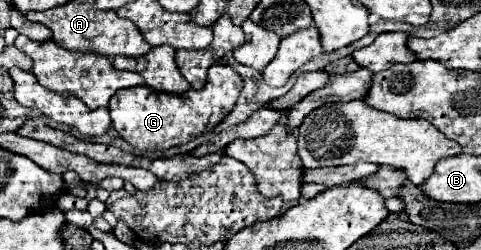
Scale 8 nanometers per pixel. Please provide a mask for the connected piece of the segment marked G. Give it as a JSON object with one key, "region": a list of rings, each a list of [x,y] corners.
{"region":[[[212,65],[208,69],[208,81],[202,89],[194,91],[190,89],[184,95],[168,95],[168,93],[156,93],[142,87],[130,87],[120,89],[110,99],[110,117],[114,129],[136,149],[142,151],[164,151],[174,145],[184,145],[190,139],[212,131],[236,105],[236,99],[242,89],[242,77],[230,67],[230,65]]]}

